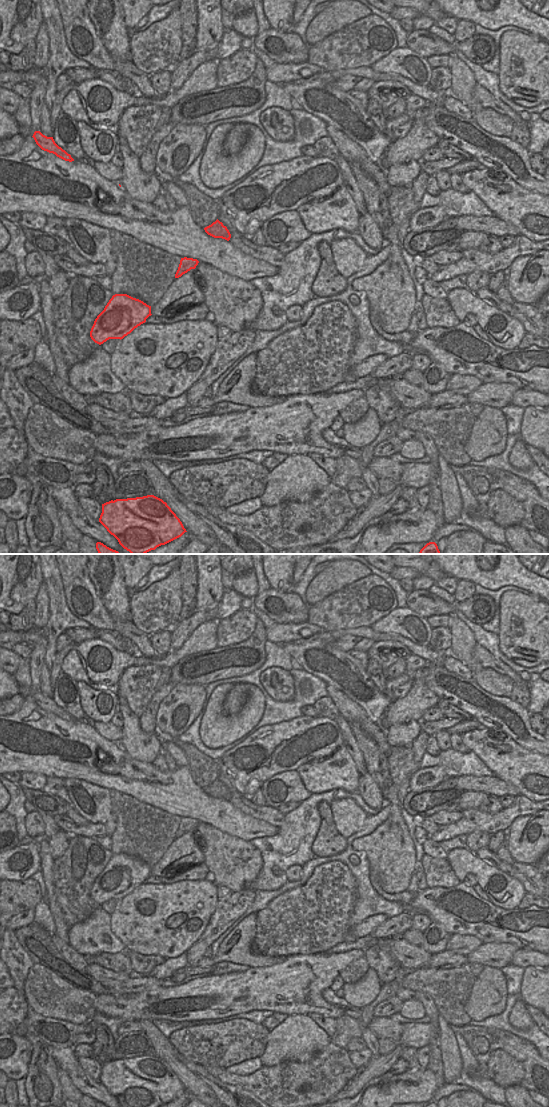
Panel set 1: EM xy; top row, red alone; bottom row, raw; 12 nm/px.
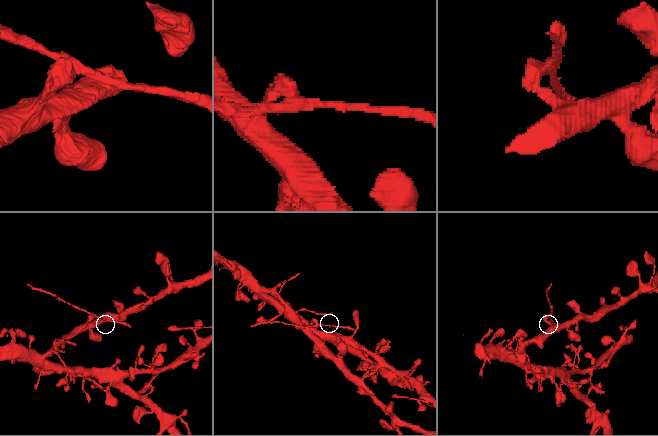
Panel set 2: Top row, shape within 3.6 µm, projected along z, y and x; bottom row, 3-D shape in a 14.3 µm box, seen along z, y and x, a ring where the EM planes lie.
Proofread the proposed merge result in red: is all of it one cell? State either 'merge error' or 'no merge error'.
merge error

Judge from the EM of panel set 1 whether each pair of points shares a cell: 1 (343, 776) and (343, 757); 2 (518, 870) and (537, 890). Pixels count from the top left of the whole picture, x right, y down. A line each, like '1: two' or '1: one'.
1: one
2: one

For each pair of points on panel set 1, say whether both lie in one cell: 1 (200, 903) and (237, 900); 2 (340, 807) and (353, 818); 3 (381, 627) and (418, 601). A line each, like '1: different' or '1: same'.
1: different
2: same
3: different

